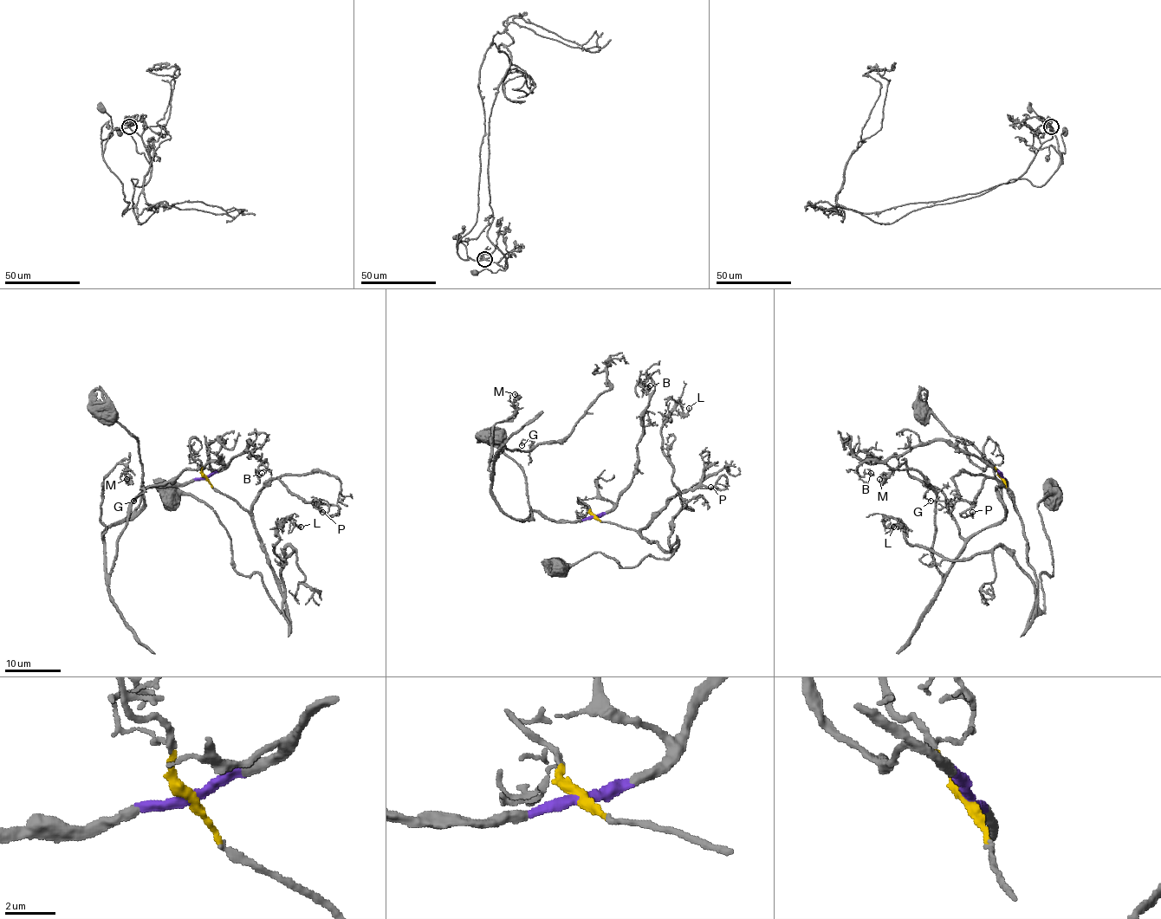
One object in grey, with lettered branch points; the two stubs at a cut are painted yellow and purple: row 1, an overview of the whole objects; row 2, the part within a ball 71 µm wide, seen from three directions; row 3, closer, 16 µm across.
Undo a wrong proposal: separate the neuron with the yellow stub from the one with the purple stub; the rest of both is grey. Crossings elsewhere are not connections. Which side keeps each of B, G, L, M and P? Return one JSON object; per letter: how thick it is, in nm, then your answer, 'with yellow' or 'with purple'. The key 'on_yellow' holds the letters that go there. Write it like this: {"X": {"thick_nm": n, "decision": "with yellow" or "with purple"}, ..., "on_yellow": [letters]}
{"B": {"thick_nm": 150, "decision": "with purple"}, "G": {"thick_nm": 130, "decision": "with purple"}, "L": {"thick_nm": 170, "decision": "with yellow"}, "M": {"thick_nm": 120, "decision": "with purple"}, "P": {"thick_nm": 130, "decision": "with yellow"}, "on_yellow": ["L", "P"]}

